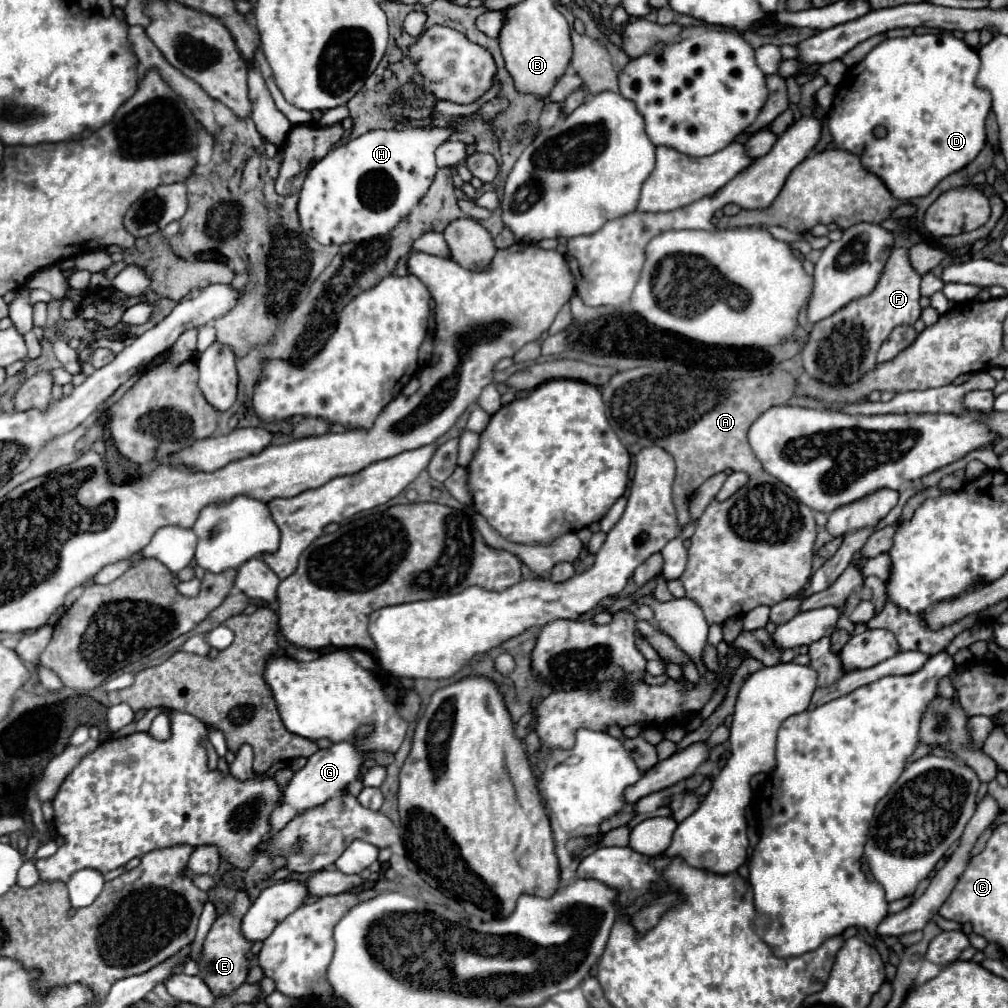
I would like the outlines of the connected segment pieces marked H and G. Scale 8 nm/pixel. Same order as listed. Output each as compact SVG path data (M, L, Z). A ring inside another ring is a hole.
M444 128L372 130L332 148L310 168L300 190L298 214L304 232L320 244L360 242L390 232L430 188L438 170L434 150L450 134L452 130Z
M338 742L332 744L328 750L318 750L314 756L308 758L308 764L300 770L294 772L292 780L288 782L288 786L282 790L282 800L278 802L278 806L270 812L268 824L270 824L270 834L280 832L290 820L294 820L298 814L316 808L320 804L324 804L326 800L330 800L332 796L340 794L346 790L346 786L356 780L360 766L364 762L364 754L360 754L356 750L354 744L350 742Z

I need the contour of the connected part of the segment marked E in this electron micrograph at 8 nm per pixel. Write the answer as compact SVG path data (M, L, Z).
M238 890L234 906L228 908L226 914L222 914L212 924L212 928L210 928L206 940L204 940L204 952L202 952L202 958L198 962L198 966L200 966L200 978L208 984L208 988L212 990L214 996L230 994L232 990L236 990L246 980L248 960L246 960L244 954L250 950L252 942L248 942L246 938L242 938L242 934L240 934L240 920L246 914L248 908L250 908L248 894L244 890Z

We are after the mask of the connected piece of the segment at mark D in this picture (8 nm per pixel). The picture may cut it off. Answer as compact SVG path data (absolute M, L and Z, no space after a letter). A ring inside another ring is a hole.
M952 32L882 40L862 62L848 68L844 80L838 84L834 104L826 116L836 148L860 156L866 170L880 176L896 198L910 200L926 196L942 178L968 166L986 146L984 122L992 108L992 96L986 88L976 86L978 70L978 52L964 40L958 40ZM876 126L888 130L886 138L872 136Z

